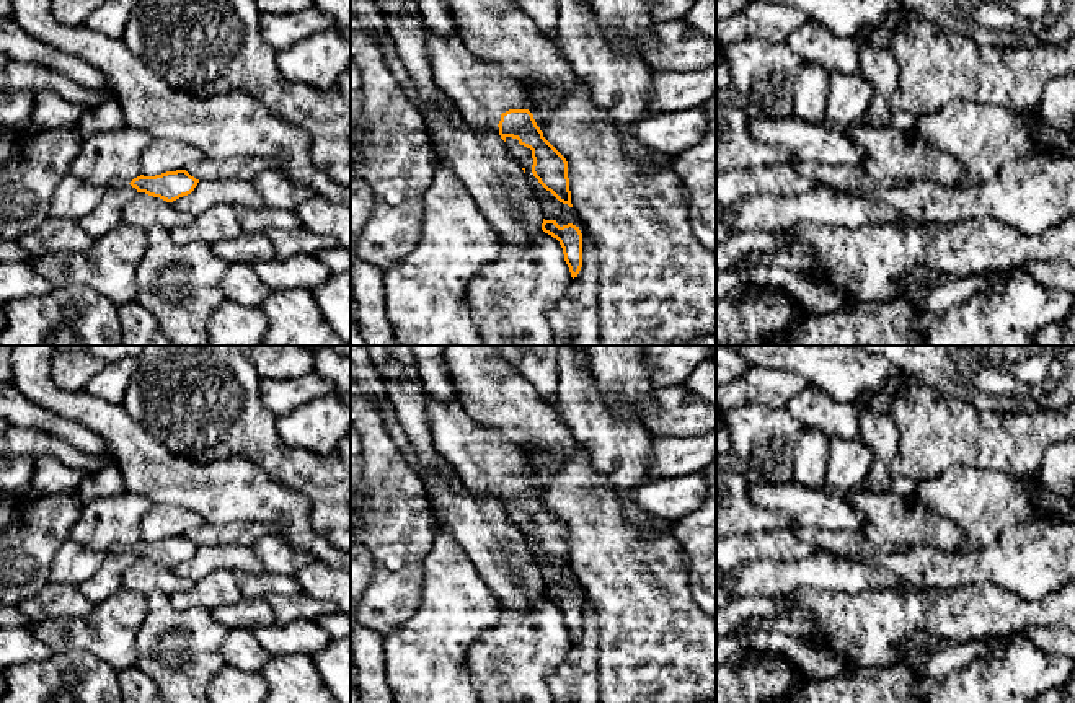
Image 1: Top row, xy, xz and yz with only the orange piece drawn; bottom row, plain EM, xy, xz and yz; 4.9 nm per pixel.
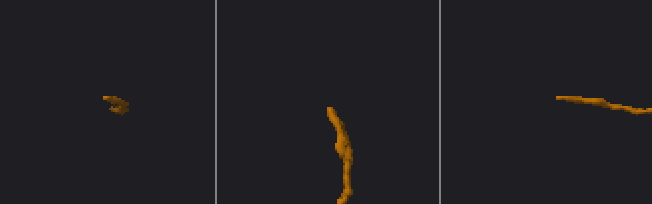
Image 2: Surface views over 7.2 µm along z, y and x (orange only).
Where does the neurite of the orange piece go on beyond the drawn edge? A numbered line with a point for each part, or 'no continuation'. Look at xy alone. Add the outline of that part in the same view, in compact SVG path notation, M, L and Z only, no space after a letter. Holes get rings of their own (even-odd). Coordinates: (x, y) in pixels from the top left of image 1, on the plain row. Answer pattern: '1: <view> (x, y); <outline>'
no continuation

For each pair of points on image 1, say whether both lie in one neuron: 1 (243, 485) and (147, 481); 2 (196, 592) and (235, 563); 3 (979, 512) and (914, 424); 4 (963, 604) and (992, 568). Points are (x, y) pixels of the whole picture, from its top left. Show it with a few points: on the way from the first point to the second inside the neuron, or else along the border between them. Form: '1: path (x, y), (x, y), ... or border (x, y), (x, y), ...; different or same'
1: path (219, 485), (172, 481); same
2: border (232, 570), (214, 570), (194, 583); different
3: border (987, 470), (955, 465), (917, 483); different
4: border (940, 589), (995, 584), (1015, 596); different

